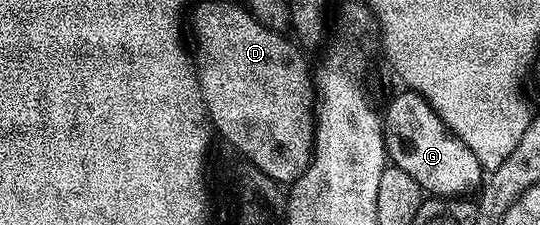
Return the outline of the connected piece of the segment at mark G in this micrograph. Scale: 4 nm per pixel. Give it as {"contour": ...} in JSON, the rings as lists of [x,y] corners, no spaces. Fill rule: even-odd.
{"contour":[[[446,124],[443,125],[383,125],[384,131],[393,131],[393,135],[385,135],[385,150],[387,152],[388,158],[391,160],[398,172],[407,177],[413,177],[414,181],[418,183],[421,187],[422,192],[428,193],[433,197],[465,197],[470,193],[468,191],[476,192],[478,188],[482,186],[483,183],[483,172],[479,161],[475,157],[475,153],[471,153],[471,149],[467,149],[467,145],[463,145],[463,141],[458,143],[453,143],[453,134],[449,132],[449,127]]]}

